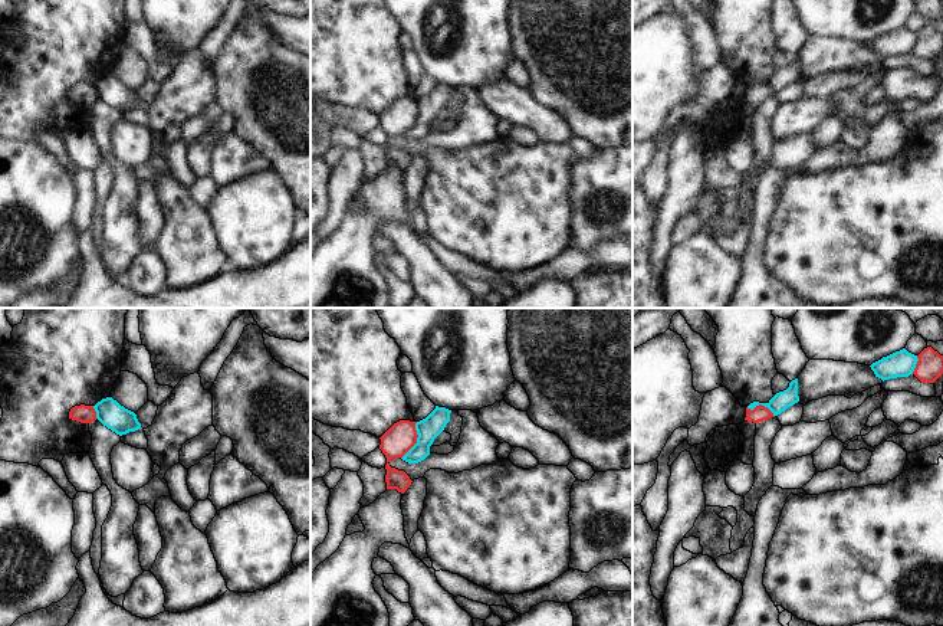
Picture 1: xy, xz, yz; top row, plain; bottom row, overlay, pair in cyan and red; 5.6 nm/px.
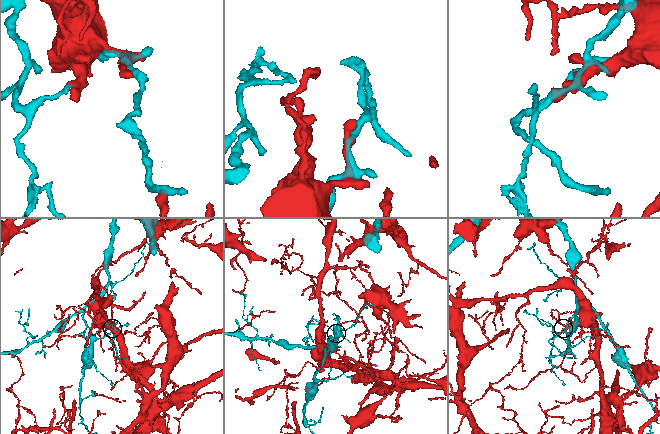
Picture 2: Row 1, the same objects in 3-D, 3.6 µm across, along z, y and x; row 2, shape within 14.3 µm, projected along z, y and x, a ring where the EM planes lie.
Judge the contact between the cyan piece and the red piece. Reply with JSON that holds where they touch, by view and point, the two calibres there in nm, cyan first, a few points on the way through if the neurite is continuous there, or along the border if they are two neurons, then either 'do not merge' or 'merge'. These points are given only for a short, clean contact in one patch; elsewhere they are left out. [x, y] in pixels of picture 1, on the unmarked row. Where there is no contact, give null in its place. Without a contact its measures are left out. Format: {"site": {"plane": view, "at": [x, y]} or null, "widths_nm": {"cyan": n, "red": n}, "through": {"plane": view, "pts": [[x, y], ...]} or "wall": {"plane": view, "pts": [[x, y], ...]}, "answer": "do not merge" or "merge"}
{"site": {"plane": "xz", "at": [417, 118]}, "widths_nm": {"cyan": 130, "red": 170}, "answer": "do not merge"}

